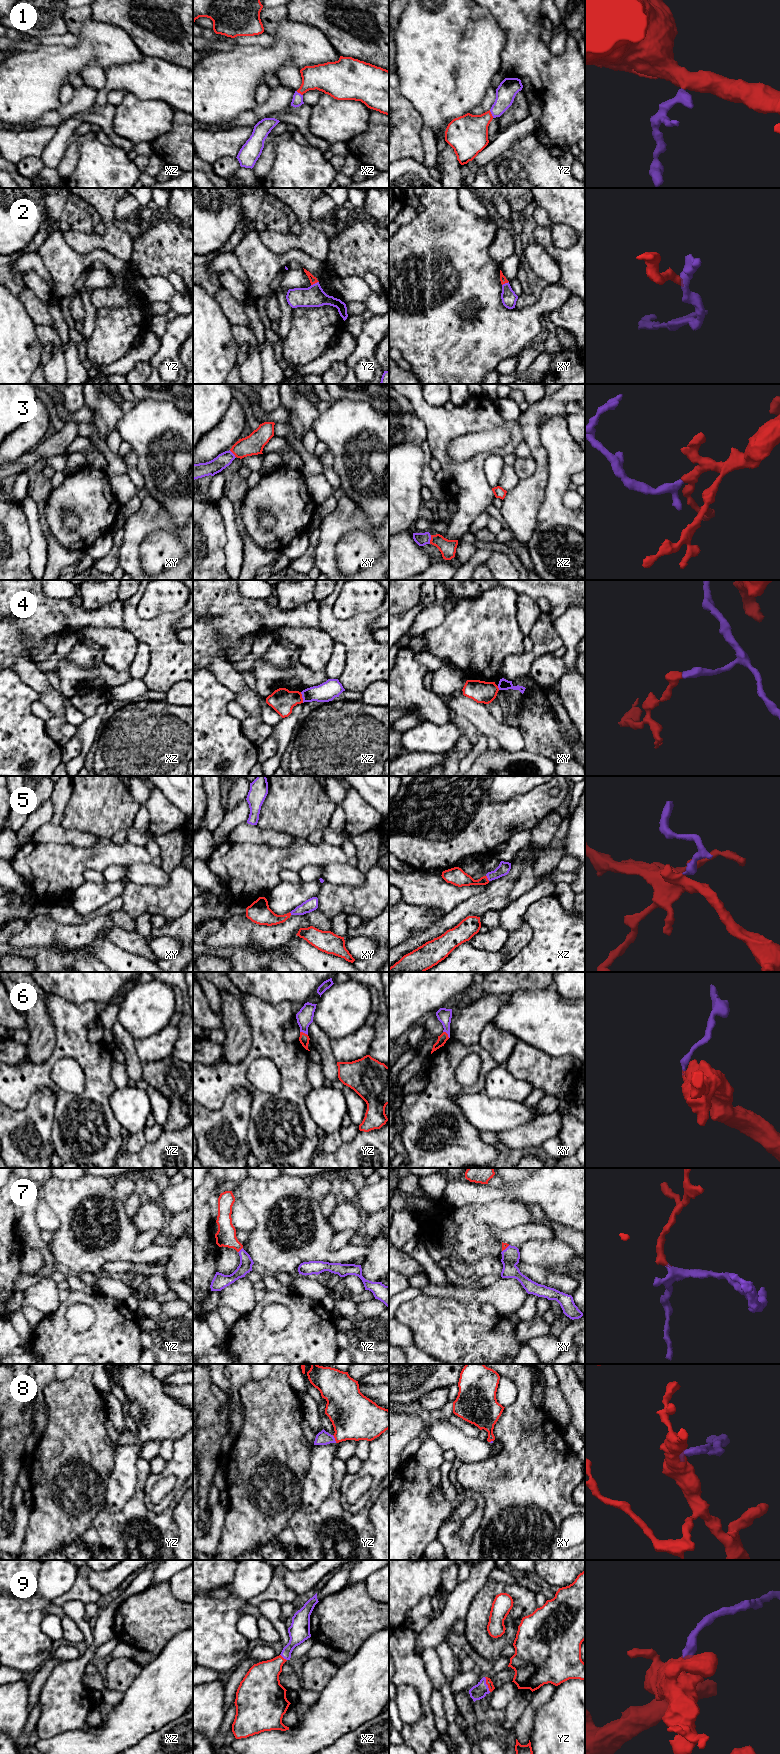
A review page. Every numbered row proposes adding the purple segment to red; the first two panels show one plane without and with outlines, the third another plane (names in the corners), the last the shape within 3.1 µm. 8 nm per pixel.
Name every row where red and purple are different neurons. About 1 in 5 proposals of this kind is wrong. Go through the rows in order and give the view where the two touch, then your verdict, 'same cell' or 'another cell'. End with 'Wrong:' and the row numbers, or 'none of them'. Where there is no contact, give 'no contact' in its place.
1: yz | same cell
2: yz | same cell
3: xz | same cell
4: xz | another cell
5: xz | same cell
6: xy | same cell
7: yz | same cell
8: yz | same cell
9: yz | same cell
Wrong: 4

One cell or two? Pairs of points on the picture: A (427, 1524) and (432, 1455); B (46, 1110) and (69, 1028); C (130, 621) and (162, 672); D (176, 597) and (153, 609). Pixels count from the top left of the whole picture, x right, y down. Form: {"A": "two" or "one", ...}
{"A": "one", "B": "two", "C": "one", "D": "one"}

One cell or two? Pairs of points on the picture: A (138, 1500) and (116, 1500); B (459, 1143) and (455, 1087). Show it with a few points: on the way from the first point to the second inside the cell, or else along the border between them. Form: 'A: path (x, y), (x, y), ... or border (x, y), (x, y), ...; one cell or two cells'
A: border (137, 1478), (127, 1502), (118, 1511), (106, 1509); two cells
B: path (456, 1129), (454, 1122), (448, 1117), (448, 1101); one cell

